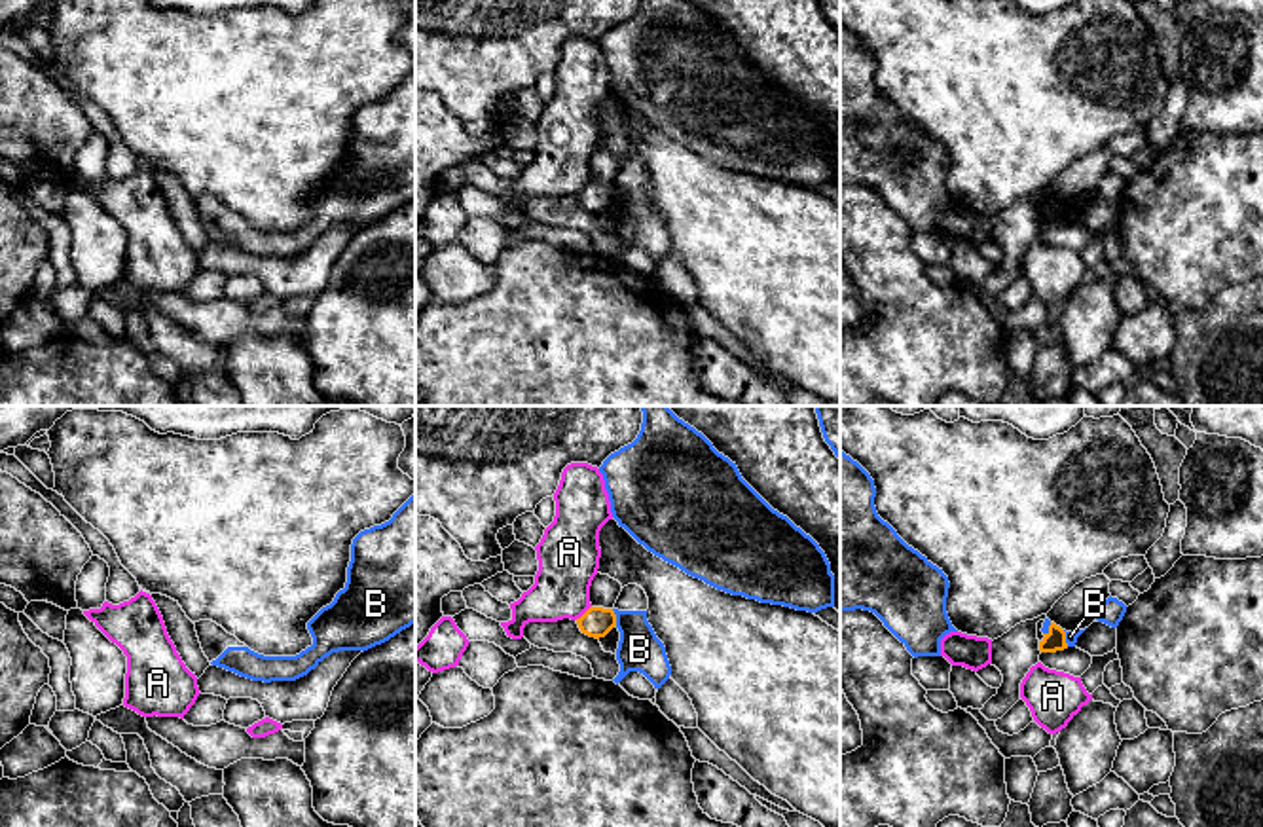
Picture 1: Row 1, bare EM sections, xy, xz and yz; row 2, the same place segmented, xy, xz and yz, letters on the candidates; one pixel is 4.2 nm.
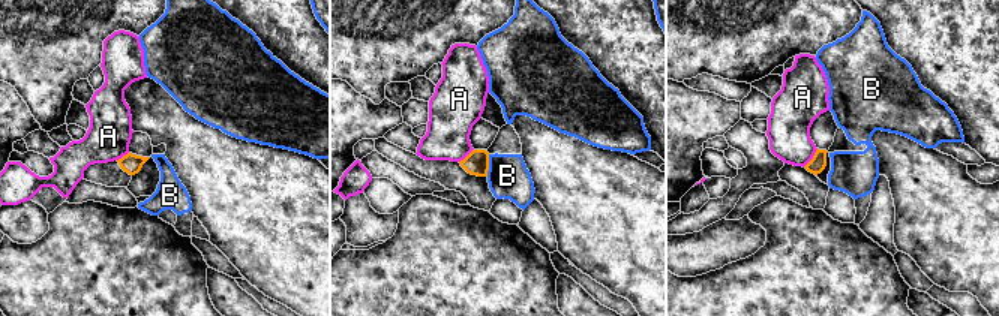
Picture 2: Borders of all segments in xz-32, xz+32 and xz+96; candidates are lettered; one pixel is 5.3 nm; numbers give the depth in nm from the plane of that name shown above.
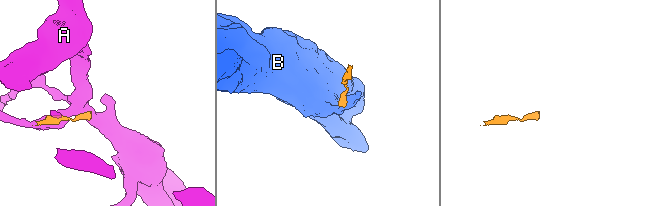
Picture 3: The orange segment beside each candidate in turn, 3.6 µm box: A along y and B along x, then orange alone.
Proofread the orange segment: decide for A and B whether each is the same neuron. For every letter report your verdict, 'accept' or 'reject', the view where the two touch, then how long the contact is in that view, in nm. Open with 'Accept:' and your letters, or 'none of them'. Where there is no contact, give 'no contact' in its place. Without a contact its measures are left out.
Accept: none of them
A: reject | xz | 90 nm
B: reject | xz | 80 nm

